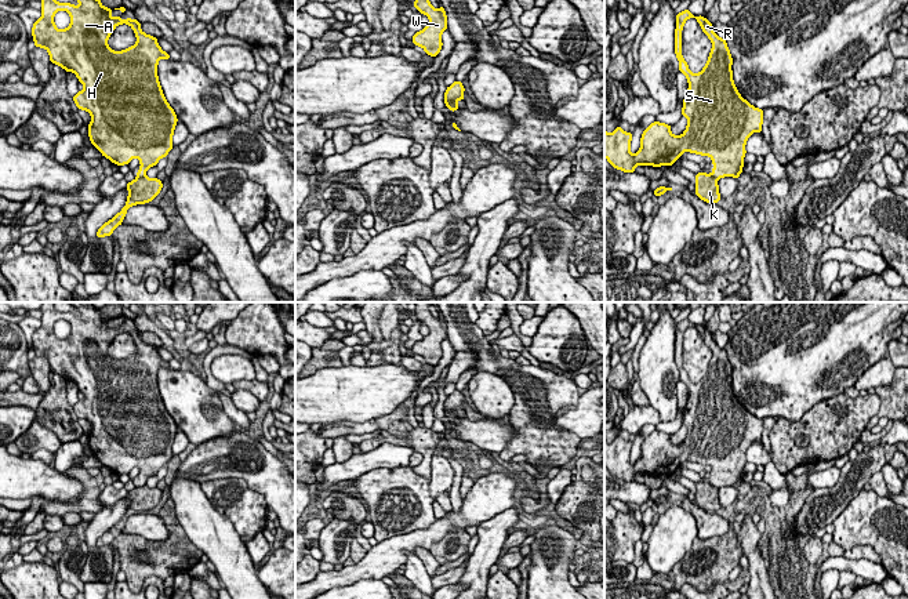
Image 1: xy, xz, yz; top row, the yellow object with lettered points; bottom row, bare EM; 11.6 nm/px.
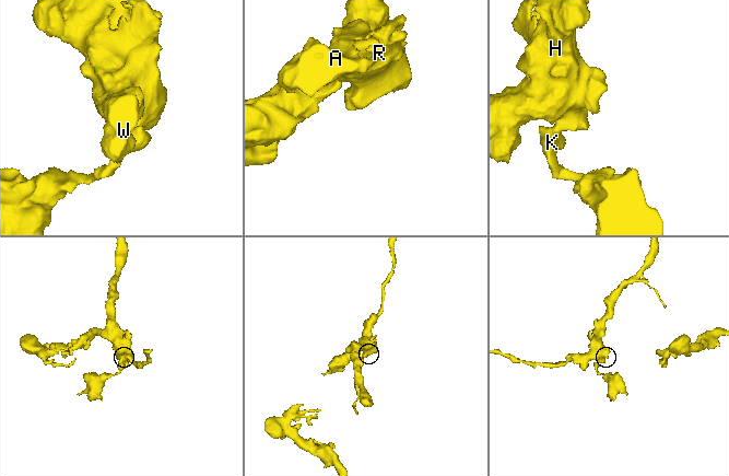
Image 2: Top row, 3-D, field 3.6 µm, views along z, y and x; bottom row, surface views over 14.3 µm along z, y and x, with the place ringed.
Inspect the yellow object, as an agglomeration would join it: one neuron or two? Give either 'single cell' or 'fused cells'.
fused cells

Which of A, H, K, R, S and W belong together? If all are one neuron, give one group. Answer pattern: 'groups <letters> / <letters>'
groups A H R S W / K

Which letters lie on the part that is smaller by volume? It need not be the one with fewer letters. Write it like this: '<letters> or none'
K

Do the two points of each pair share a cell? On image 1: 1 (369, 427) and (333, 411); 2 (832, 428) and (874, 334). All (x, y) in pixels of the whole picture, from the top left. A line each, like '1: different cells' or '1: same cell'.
1: different cells
2: different cells

